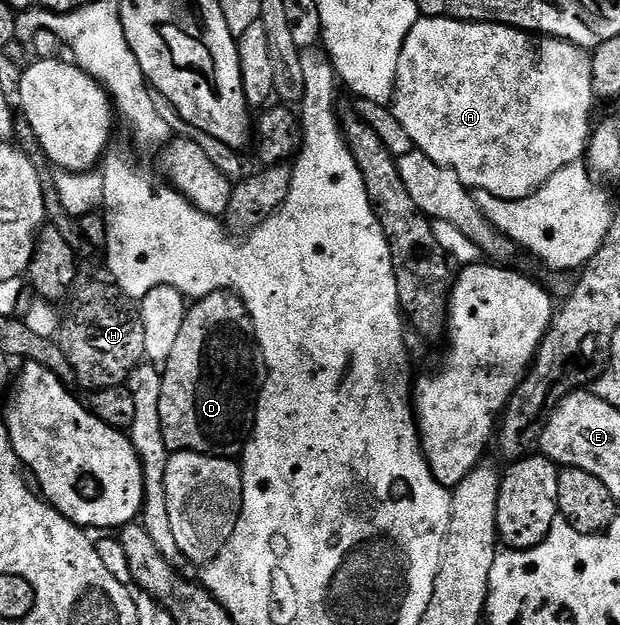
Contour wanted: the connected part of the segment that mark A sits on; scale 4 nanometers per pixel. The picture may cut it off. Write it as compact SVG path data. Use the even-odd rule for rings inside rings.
M419 17L404 41L404 49L400 49L392 110L404 133L408 133L411 144L425 153L429 159L436 161L436 165L452 169L466 187L473 190L487 190L497 199L528 199L533 197L549 179L556 177L556 173L560 173L568 165L579 162L587 154L592 134L590 110L596 106L590 56L591 52L587 48L578 47L566 39L520 31L516 27L506 27L503 23L471 23L445 17Z

